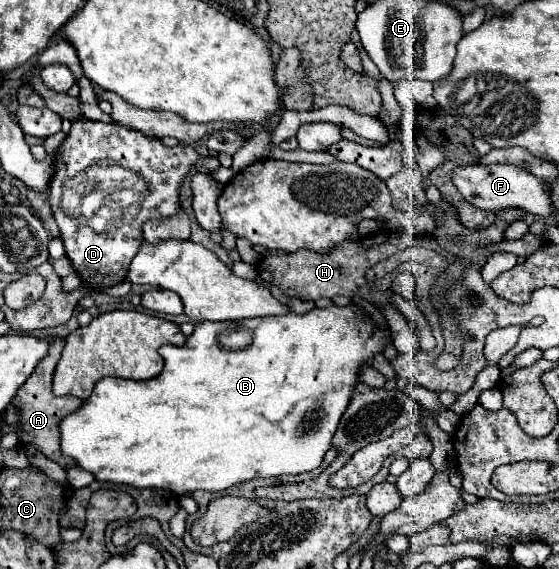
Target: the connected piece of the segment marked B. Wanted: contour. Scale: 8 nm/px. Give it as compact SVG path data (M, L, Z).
M349 304L349 306L327 306L327 308L313 308L305 314L283 314L283 316L263 316L263 318L245 318L245 320L227 320L227 322L203 322L197 324L193 334L187 338L185 346L171 346L166 344L159 349L164 359L163 372L151 380L135 382L135 380L121 380L121 378L103 378L85 406L79 412L63 418L61 422L61 450L63 454L77 460L77 466L91 472L97 480L109 480L117 484L129 484L135 488L163 488L175 494L187 494L195 490L209 490L221 492L233 484L251 478L267 478L267 476L283 476L283 474L301 474L315 470L325 452L331 446L331 438L337 430L337 424L353 396L353 390L359 382L359 374L365 366L371 366L373 356L383 352L383 348L391 344L391 334L383 326L377 326L371 316L363 312L363 308Z

